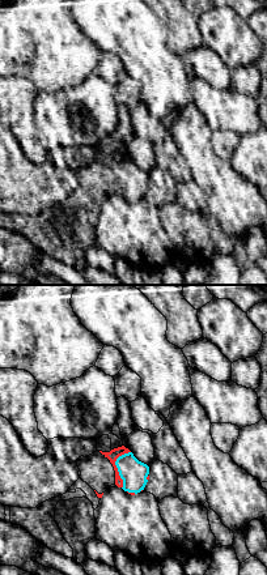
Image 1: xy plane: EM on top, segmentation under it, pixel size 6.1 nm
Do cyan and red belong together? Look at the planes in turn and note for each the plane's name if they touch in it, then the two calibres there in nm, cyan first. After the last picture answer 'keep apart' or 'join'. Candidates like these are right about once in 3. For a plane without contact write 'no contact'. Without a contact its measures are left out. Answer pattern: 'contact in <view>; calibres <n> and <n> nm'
contact in xy; calibres 160 and 70 nm

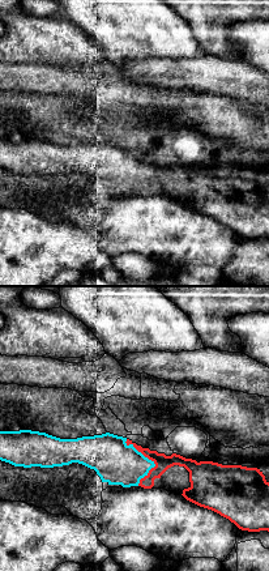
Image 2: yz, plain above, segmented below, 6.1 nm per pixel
contact in yz; calibres 260 and 100 nm

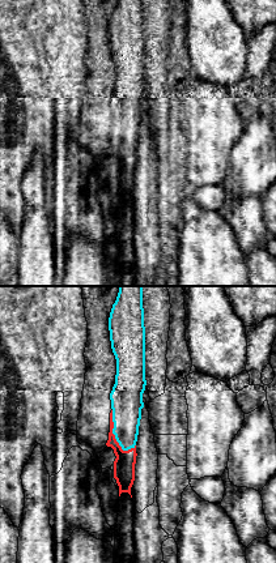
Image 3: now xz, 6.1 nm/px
contact in xz; calibres 190 and 130 nm

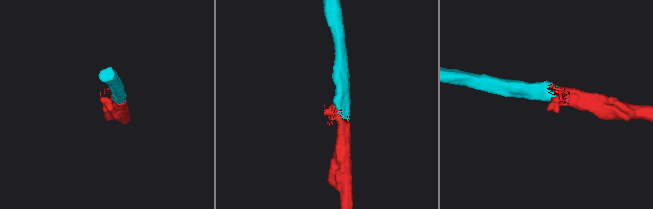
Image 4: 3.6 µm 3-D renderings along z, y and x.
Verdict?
join

